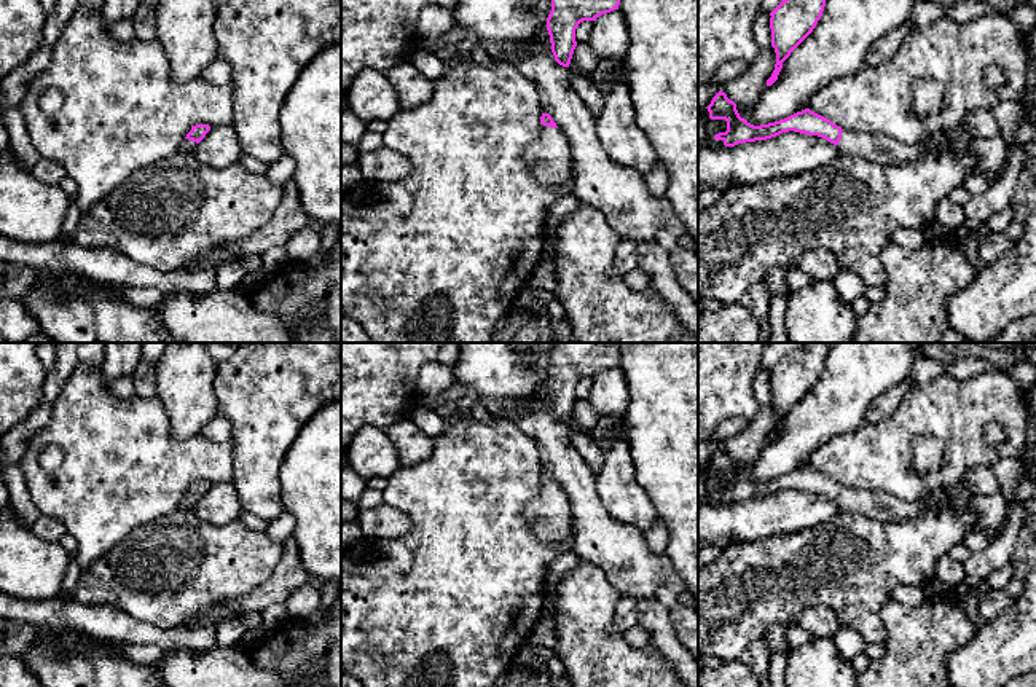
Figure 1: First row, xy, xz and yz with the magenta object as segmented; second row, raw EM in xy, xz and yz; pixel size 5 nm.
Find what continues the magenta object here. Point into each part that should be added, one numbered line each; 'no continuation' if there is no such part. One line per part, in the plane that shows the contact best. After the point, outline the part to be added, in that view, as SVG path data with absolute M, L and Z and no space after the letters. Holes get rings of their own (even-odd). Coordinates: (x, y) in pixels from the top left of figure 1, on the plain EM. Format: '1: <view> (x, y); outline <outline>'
1: xz (550, 515); outline M540 481L537 499L524 508L531 529L540 542L564 540L572 529L572 510L567 496L558 485Z

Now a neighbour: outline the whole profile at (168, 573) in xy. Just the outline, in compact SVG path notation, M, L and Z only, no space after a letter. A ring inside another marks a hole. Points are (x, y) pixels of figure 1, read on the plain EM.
M185 507L134 529L92 566L81 571L72 599L86 606L113 606L163 630L194 623L265 583L284 547L250 531L242 520L210 524Z

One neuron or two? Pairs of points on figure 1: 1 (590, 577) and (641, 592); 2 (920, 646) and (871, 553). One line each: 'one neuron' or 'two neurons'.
1: two neurons
2: two neurons

